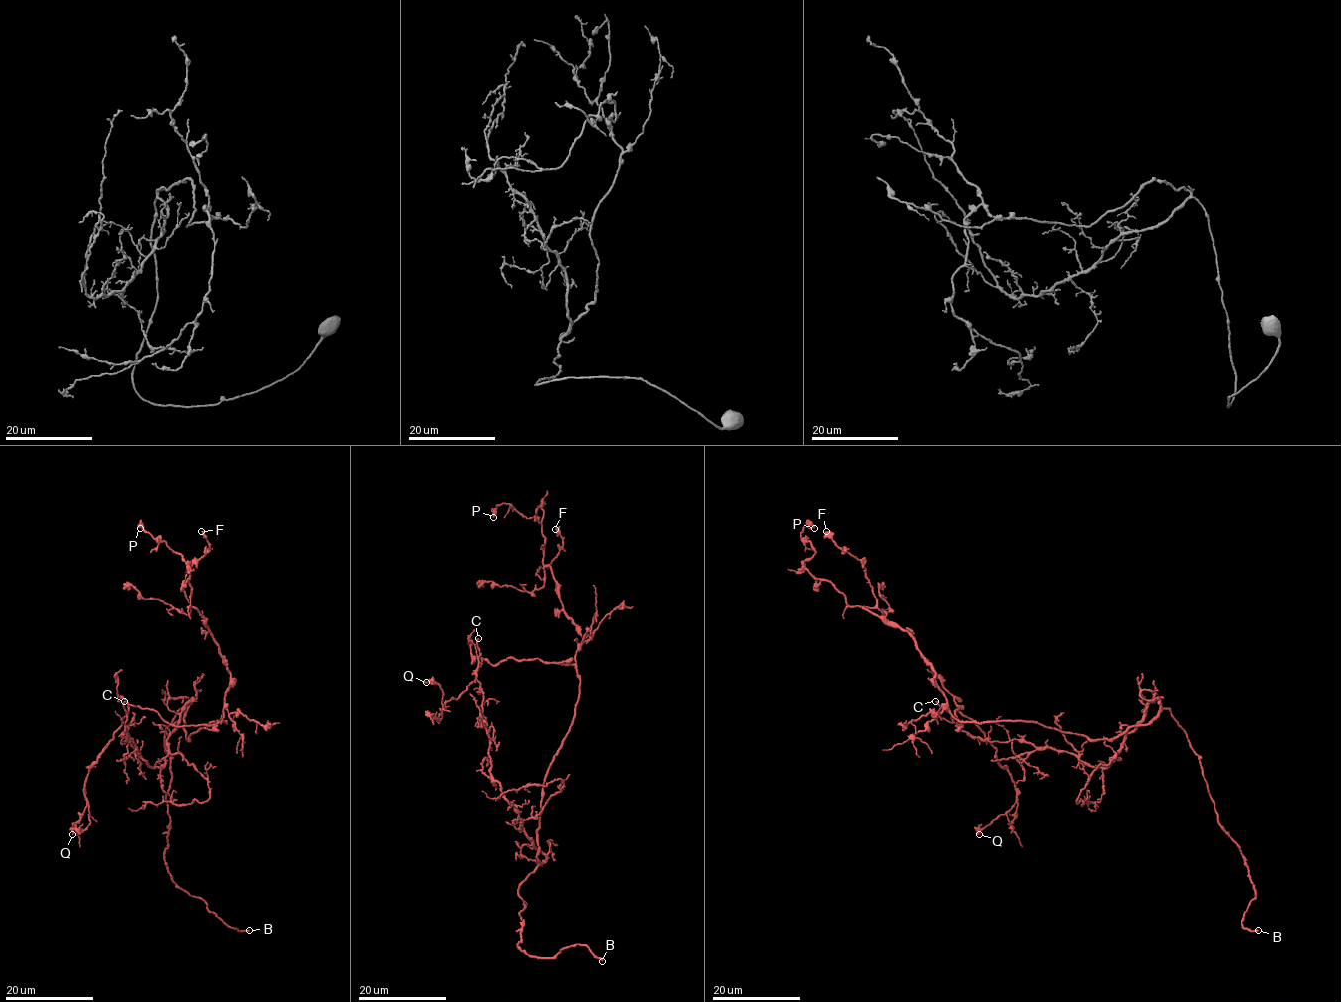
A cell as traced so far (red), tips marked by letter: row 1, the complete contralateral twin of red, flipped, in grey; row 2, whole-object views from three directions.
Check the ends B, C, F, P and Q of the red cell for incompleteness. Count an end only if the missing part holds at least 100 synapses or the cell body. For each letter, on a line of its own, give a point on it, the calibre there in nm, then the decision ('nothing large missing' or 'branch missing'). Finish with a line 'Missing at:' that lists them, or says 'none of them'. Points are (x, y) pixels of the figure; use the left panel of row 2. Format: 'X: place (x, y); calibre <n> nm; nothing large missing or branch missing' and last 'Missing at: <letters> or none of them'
B: place (249, 930); calibre 320 nm; branch missing
C: place (124, 701); calibre 200 nm; nothing large missing
F: place (201, 531); calibre 400 nm; nothing large missing
P: place (140, 528); calibre 500 nm; nothing large missing
Q: place (72, 834); calibre 130 nm; nothing large missing
Missing at: B

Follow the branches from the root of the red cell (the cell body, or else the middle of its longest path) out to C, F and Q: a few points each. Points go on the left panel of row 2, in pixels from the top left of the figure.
C: (198, 729), (186, 738), (184, 716), (190, 700), (168, 736), (165, 762), (152, 767), (123, 737), (124, 701)
F: (198, 729), (227, 723), (230, 682), (217, 641), (183, 588), (187, 570), (209, 550), (201, 531)
Q: (198, 729), (227, 723), (174, 726), (153, 710), (130, 705), (89, 769), (90, 823), (72, 834)

